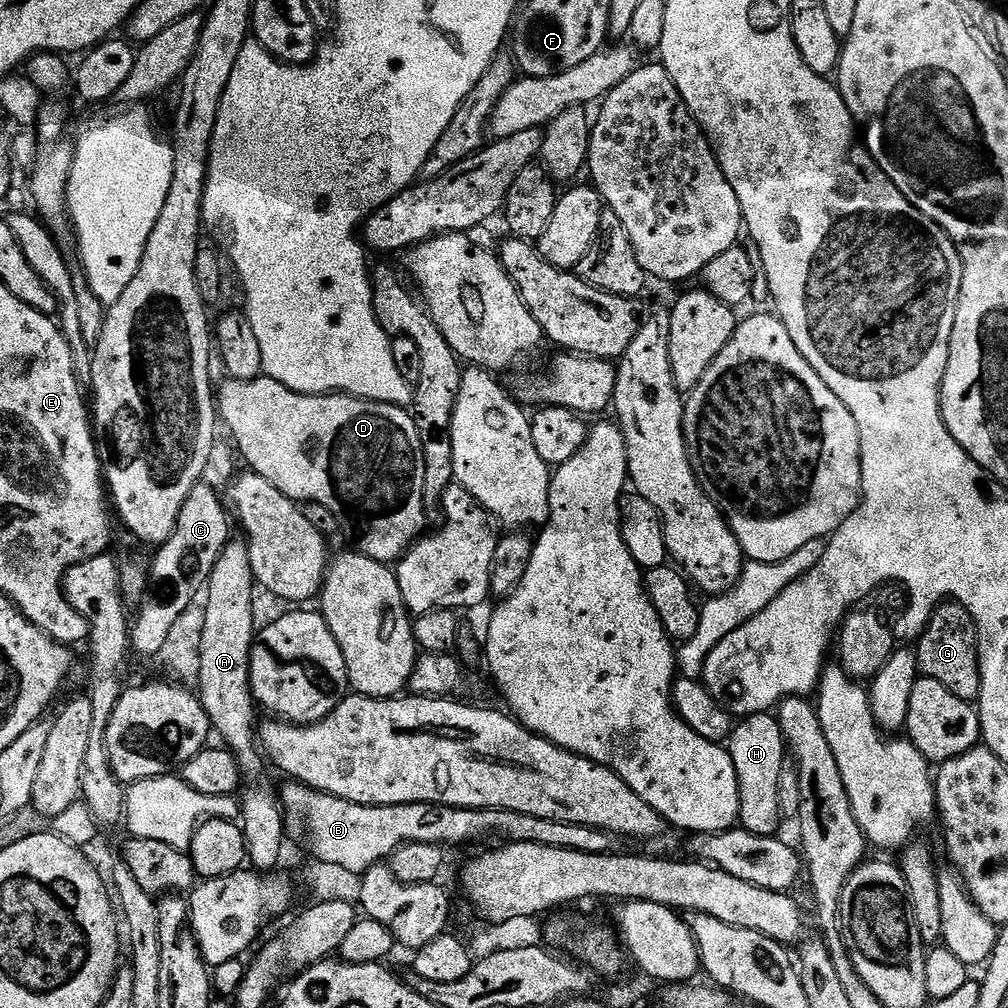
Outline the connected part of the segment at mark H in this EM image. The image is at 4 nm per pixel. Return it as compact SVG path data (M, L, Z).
M759 712L741 719L726 744L738 774L740 787L739 823L748 832L759 836L776 836L779 833L782 817L780 815L780 791L778 778L786 762L784 735L775 715Z

